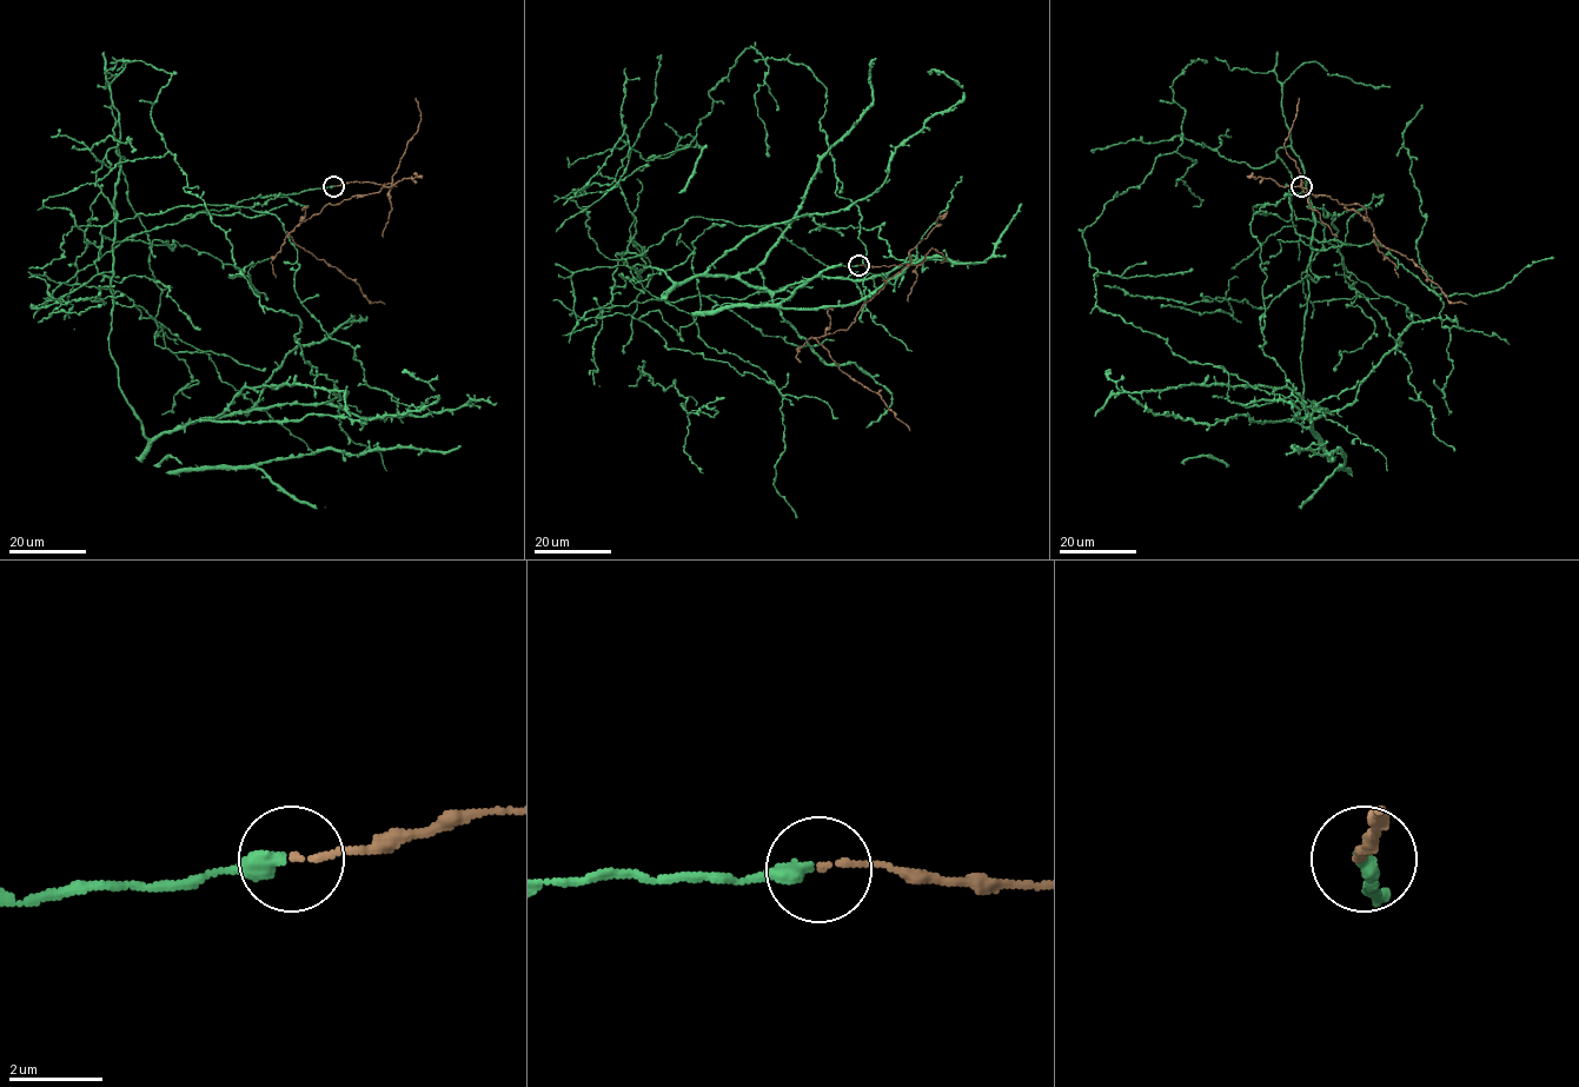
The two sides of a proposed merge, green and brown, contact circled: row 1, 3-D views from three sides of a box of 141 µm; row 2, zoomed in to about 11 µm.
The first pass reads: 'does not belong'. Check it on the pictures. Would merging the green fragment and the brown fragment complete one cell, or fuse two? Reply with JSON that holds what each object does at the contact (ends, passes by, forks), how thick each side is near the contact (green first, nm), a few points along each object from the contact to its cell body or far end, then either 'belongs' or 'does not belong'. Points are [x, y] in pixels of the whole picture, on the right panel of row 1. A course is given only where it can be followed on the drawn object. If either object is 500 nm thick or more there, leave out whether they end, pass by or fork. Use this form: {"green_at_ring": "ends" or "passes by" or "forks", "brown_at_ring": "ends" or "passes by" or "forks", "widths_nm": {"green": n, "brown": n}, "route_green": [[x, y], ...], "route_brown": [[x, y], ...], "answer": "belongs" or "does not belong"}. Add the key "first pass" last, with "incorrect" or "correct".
{"green_at_ring": "ends", "brown_at_ring": "ends", "widths_nm": {"green": 400, "brown": 130}, "route_green": [[1301, 186], [1253, 210], [1291, 218], [1289, 146], [1319, 438], [1096, 305], [1082, 232], [1207, 63]], "route_brown": [[1301, 186], [1301, 181], [1305, 192], [1361, 205], [1381, 245], [1419, 267], [1450, 302], [1467, 304]], "answer": "does not belong", "first pass": "correct"}

